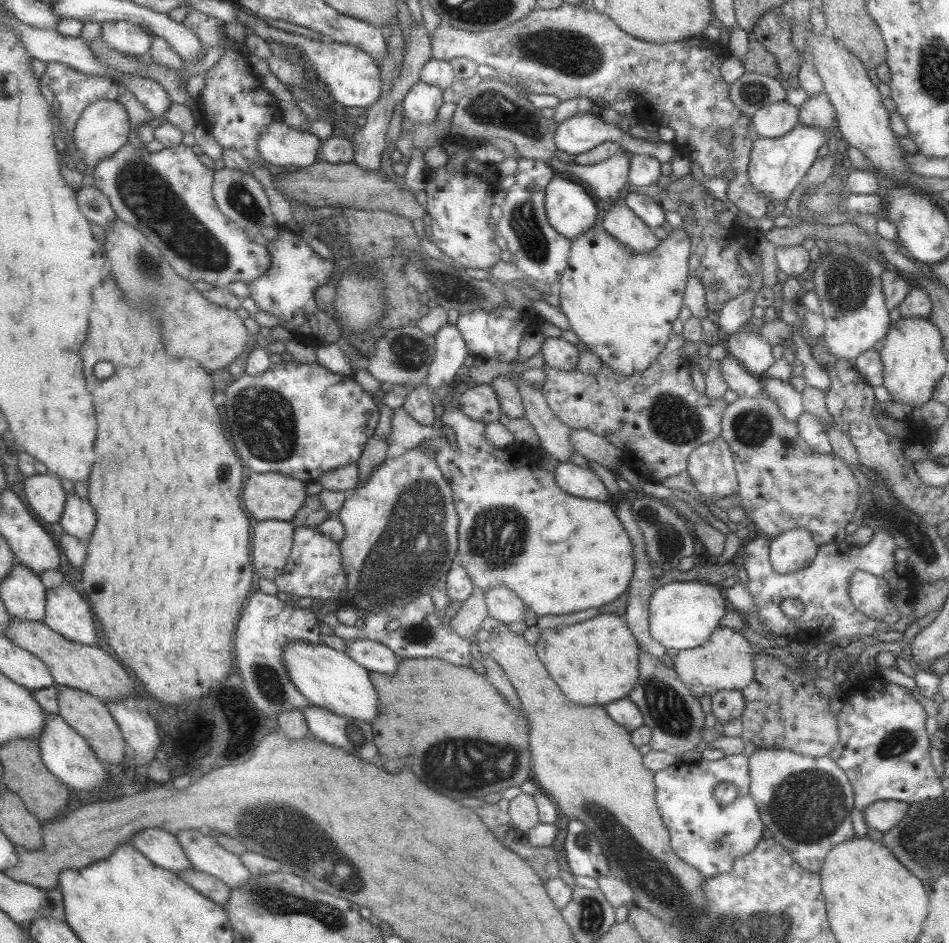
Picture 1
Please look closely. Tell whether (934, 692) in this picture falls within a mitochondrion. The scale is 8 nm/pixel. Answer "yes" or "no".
no

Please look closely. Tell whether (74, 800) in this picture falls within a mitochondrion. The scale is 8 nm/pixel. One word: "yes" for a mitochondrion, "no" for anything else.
no

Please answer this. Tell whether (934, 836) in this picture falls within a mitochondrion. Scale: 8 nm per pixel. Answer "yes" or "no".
yes

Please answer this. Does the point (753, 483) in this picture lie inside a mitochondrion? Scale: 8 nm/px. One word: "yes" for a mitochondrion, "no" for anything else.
no

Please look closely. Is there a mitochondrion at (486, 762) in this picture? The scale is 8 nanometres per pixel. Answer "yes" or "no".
yes

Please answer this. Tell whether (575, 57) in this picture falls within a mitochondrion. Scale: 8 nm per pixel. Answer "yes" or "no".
yes

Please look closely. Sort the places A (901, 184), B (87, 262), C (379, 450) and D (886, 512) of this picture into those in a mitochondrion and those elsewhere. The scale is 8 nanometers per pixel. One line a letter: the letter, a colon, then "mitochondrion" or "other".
A: other
B: other
C: other
D: mitochondrion

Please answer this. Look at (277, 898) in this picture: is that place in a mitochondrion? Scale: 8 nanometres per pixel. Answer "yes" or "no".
yes

